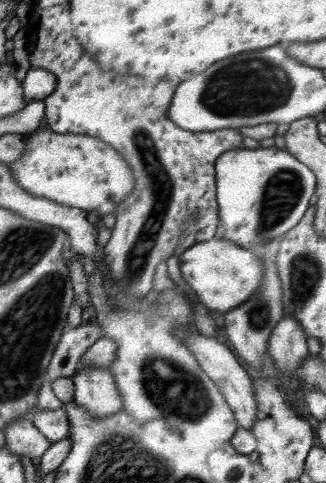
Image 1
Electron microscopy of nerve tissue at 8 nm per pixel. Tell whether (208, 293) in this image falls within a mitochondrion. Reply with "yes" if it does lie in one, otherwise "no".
no

